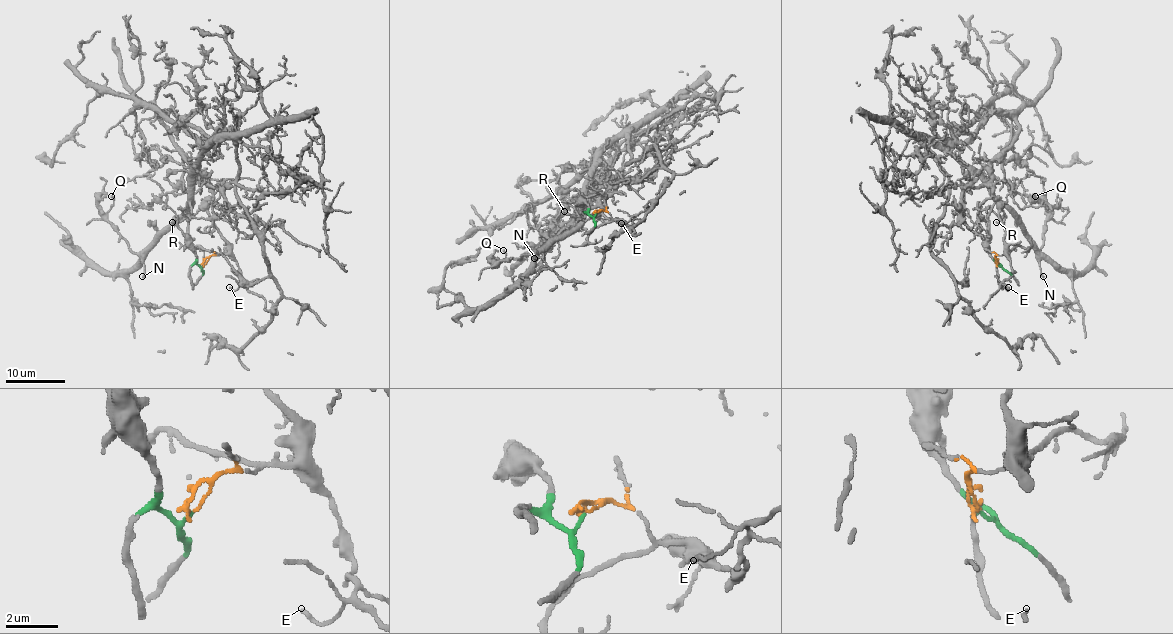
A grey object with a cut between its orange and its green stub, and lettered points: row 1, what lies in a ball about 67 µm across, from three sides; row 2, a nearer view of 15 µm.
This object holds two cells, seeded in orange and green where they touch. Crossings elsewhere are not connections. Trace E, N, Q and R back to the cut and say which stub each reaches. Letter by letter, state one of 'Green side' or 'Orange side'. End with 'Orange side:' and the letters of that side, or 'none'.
E: Orange side
N: Green side
Q: Green side
R: Orange side
Orange side: E, R

